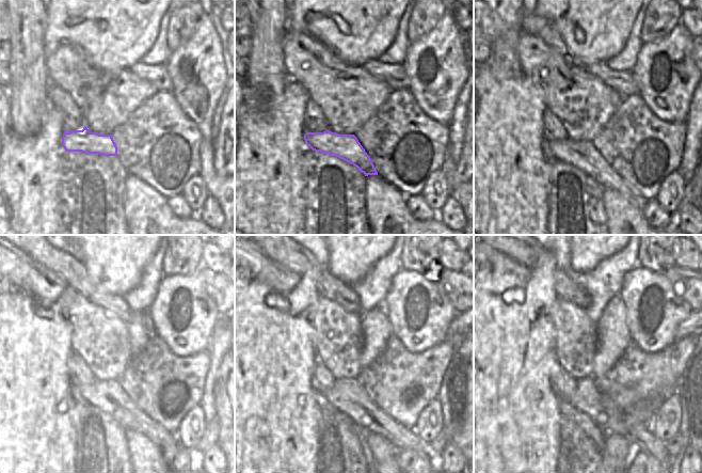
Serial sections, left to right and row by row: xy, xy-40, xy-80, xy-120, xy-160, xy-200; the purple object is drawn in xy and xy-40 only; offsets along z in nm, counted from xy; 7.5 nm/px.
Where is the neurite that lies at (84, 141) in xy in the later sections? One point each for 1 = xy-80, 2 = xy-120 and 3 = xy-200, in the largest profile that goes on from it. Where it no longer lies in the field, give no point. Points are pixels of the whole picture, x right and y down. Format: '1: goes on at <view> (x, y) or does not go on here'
1: goes on at xy-80 (584, 155)
2: goes on at xy-120 (108, 395)
3: goes on at xy-200 (588, 398)

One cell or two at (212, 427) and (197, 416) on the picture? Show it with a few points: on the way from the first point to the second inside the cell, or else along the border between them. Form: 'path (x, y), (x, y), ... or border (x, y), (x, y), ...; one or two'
border (207, 423), (201, 440), (195, 445); two

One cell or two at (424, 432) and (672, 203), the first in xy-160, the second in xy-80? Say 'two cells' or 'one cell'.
one cell

